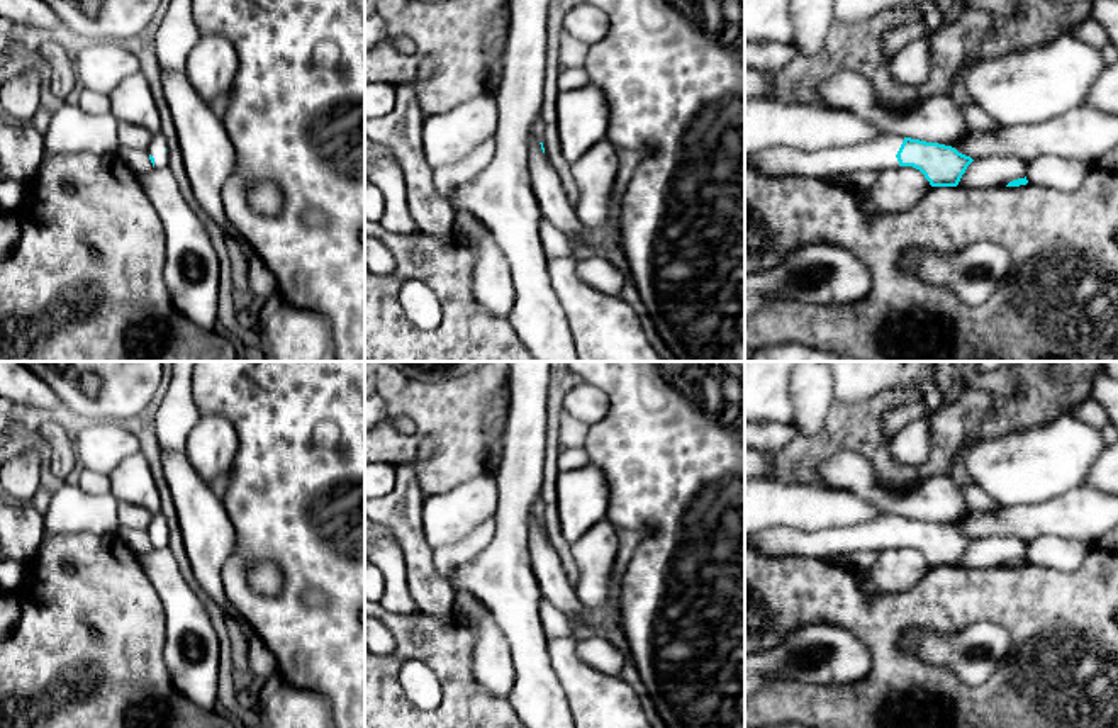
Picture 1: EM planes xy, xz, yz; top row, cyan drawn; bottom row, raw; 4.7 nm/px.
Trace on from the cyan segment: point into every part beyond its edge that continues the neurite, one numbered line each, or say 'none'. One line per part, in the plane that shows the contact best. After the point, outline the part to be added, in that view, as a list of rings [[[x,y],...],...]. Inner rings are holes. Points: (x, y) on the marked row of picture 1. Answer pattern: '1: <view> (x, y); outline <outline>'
1: yz (876, 155); outline [[[880,134],[879,139],[821,151],[769,148],[745,156],[745,165],[772,175],[813,175],[828,178],[858,170],[886,170],[899,166],[896,158],[904,137]]]

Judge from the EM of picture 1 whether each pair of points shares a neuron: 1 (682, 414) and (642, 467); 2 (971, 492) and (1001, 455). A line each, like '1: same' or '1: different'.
1: same
2: different

